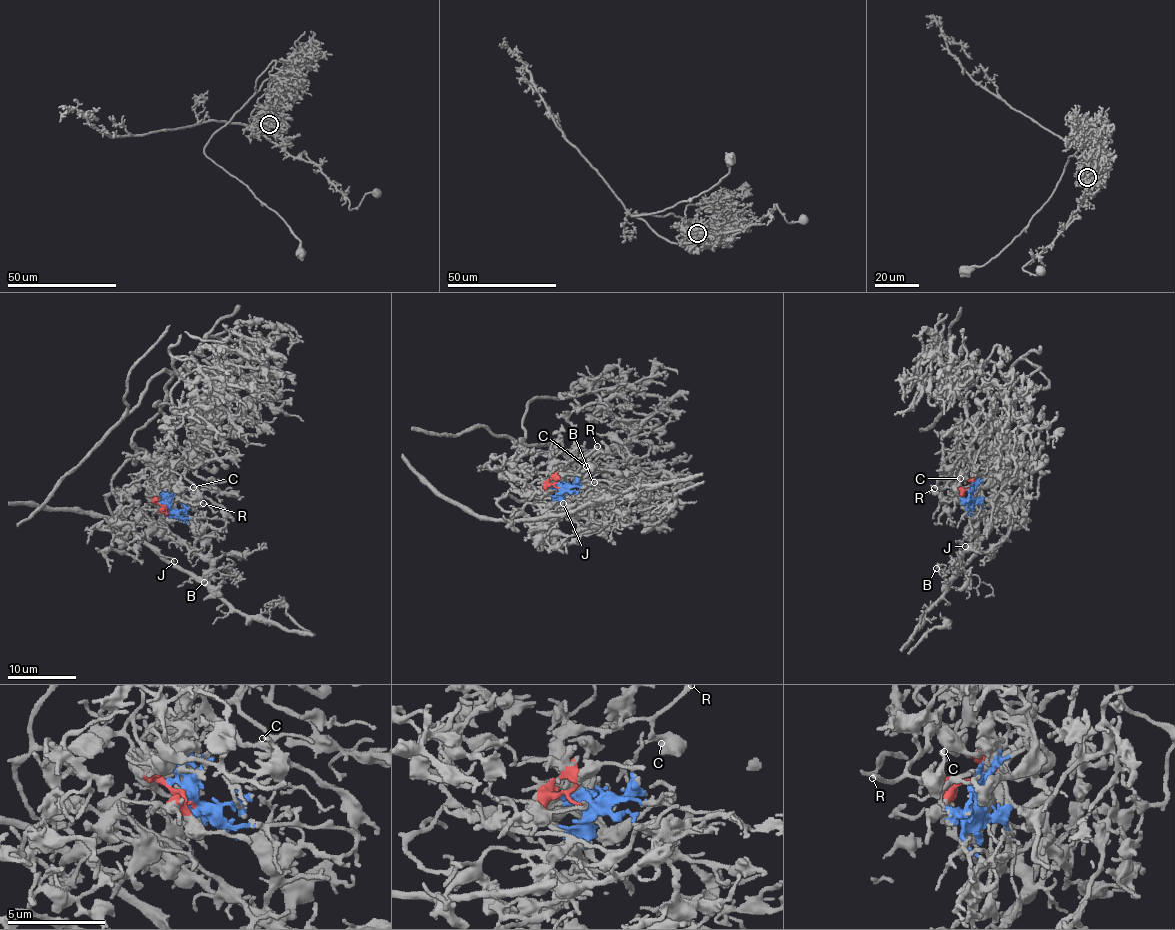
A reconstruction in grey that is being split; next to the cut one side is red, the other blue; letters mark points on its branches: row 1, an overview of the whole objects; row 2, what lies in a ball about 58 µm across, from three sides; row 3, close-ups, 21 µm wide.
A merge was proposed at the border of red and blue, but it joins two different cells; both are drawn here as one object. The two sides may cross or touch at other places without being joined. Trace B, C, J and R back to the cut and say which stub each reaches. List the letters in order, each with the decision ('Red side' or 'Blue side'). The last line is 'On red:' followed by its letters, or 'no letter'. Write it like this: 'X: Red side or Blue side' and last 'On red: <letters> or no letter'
B: Blue side
C: Red side
J: Blue side
R: Red side
On red: C, R

